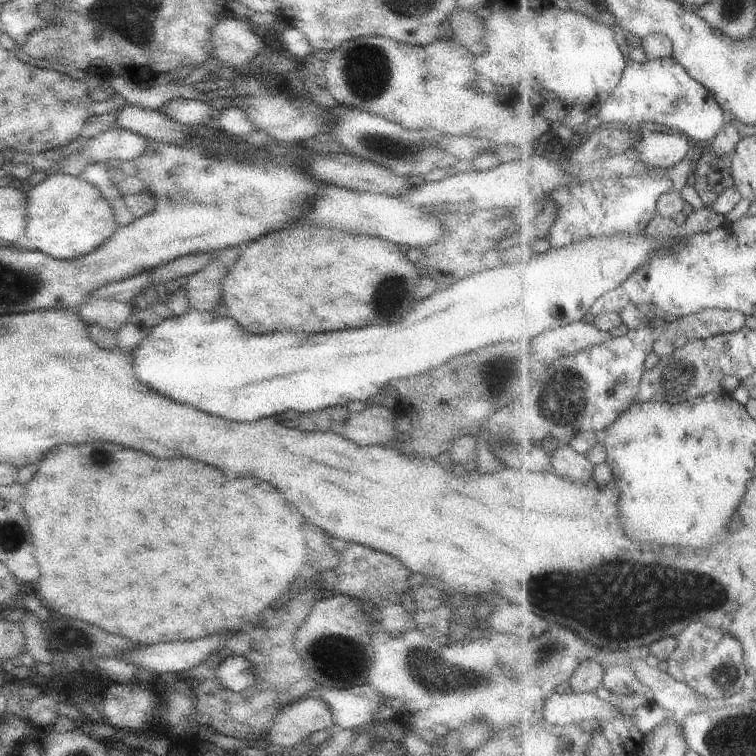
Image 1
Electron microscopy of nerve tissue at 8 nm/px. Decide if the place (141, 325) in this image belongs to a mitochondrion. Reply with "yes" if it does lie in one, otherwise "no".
no

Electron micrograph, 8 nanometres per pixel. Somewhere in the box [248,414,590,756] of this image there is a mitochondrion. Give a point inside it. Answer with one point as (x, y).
(425, 666)

